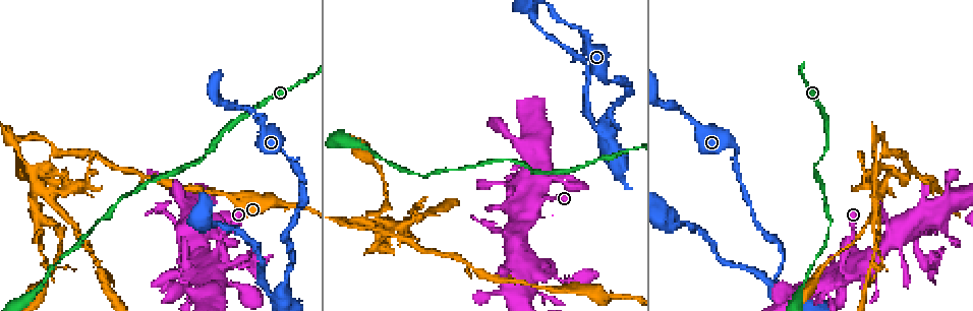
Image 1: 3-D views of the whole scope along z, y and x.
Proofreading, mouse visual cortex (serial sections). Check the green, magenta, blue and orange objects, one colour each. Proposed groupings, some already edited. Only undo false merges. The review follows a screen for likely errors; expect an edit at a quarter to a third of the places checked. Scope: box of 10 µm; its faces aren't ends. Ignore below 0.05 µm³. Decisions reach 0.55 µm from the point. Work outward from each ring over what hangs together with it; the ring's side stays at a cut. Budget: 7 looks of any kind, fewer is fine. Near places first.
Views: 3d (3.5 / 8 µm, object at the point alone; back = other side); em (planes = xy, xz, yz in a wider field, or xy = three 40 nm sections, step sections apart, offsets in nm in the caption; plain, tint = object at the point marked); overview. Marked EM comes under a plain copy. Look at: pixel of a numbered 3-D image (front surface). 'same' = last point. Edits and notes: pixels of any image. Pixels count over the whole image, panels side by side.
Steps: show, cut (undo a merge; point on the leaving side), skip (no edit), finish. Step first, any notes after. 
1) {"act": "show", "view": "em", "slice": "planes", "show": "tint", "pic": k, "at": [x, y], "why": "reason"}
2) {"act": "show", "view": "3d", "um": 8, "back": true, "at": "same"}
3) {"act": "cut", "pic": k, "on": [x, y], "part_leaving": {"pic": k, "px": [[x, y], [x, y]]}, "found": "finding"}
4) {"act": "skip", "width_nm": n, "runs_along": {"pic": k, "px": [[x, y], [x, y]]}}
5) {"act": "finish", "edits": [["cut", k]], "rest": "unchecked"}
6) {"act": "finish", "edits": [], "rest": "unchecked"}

{"act": "show", "view": "em", "slice": "planes", "show": "tint", "pic": 1, "at": [240, 267], "why": "thin neck"}

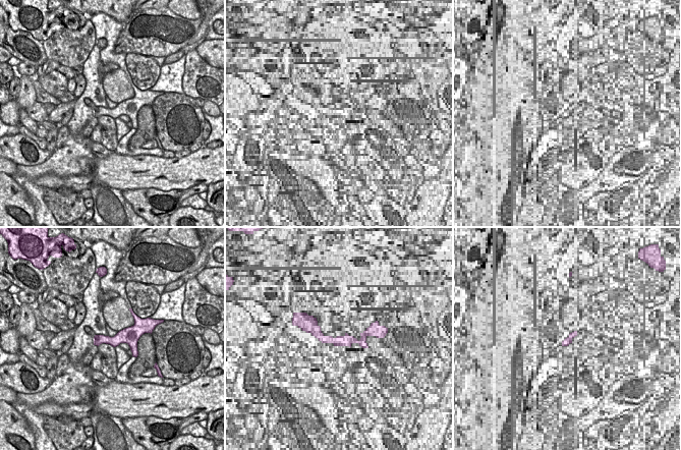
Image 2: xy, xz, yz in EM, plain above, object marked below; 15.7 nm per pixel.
{"act": "show", "view": "3d", "um": 3.5, "at": "same", "why": "see where the arms go"}

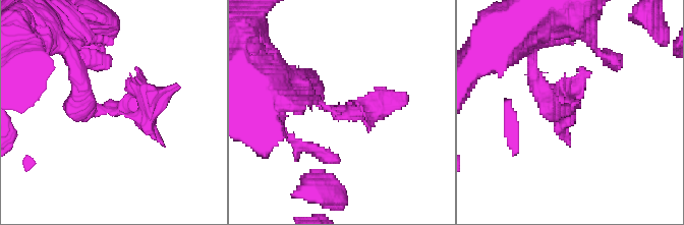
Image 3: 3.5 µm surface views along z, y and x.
{"act": "skip", "runs_along": {"pic": 3, "px": [[74, 73], [88, 111], [144, 95], [150, 111]]}, "found": "one cell here"}

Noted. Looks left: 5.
{"act": "show", "view": "3d", "um": 3.5, "pic": 1, "at": [279, 297], "why": "a fork"}

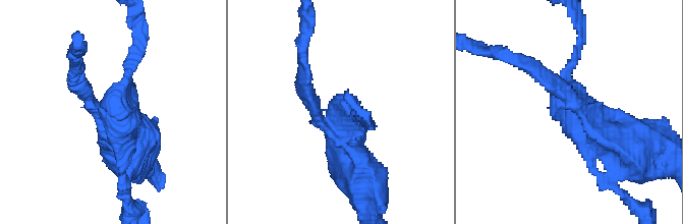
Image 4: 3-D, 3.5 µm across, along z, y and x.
{"act": "show", "view": "em", "slice": "xy", "step": 1, "show": "tint", "pic": 4, "at": [342, 119], "arms": 3, "arm_widths_nm": [150, 200, 500]}

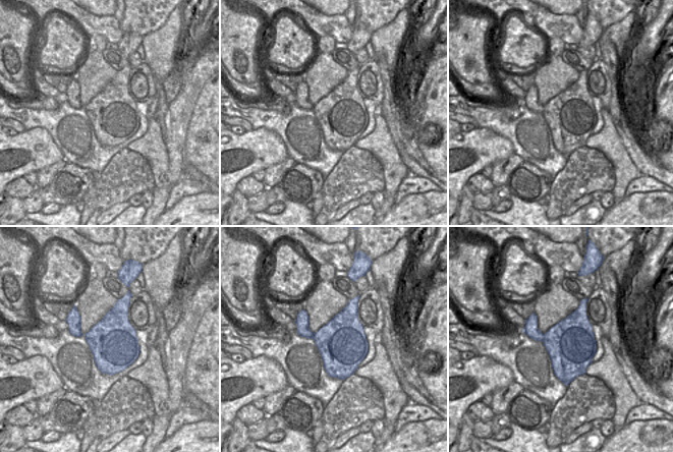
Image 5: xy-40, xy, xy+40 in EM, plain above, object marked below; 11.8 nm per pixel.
{"act": "cut", "pic": 4, "on": [75, 86], "part_leaving": {"pic": 4, "px": [[97, 110], [83, 95], [74, 60]]}, "found": "two cells meet here"}

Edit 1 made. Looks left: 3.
{"act": "show", "view": "3d", "um": 3.5, "pic": 1, "at": [252, 108], "why": "thin neck"}

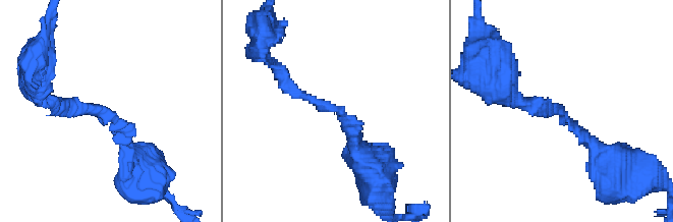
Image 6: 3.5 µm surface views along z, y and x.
{"act": "show", "view": "em", "slice": "xy", "step": 2, "show": "tint", "pic": 6, "at": [340, 109], "arm_widths_nm": [200, 200], "why": "need the tissue"}

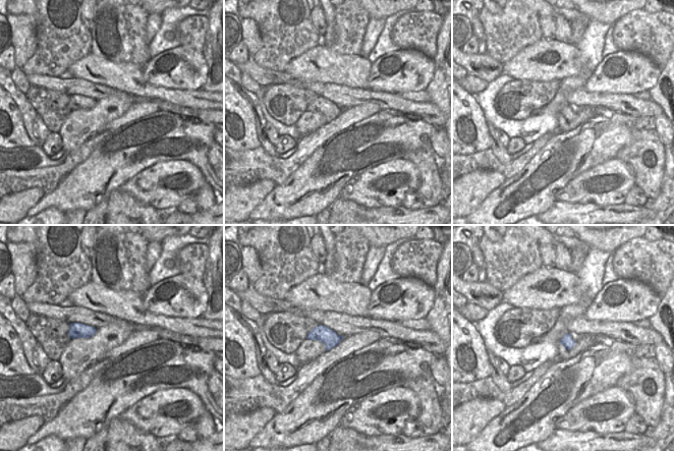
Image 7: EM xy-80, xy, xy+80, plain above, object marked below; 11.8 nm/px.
{"act": "skip", "width_nm": 200, "runs_along": {"pic": 6, "px": [[362, 155], [353, 123], [282, 76]]}, "found": "continuous, no second cell"}

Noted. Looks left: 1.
{"act": "finish", "edits": [["cut", 4]], "rest": "unchecked"}

